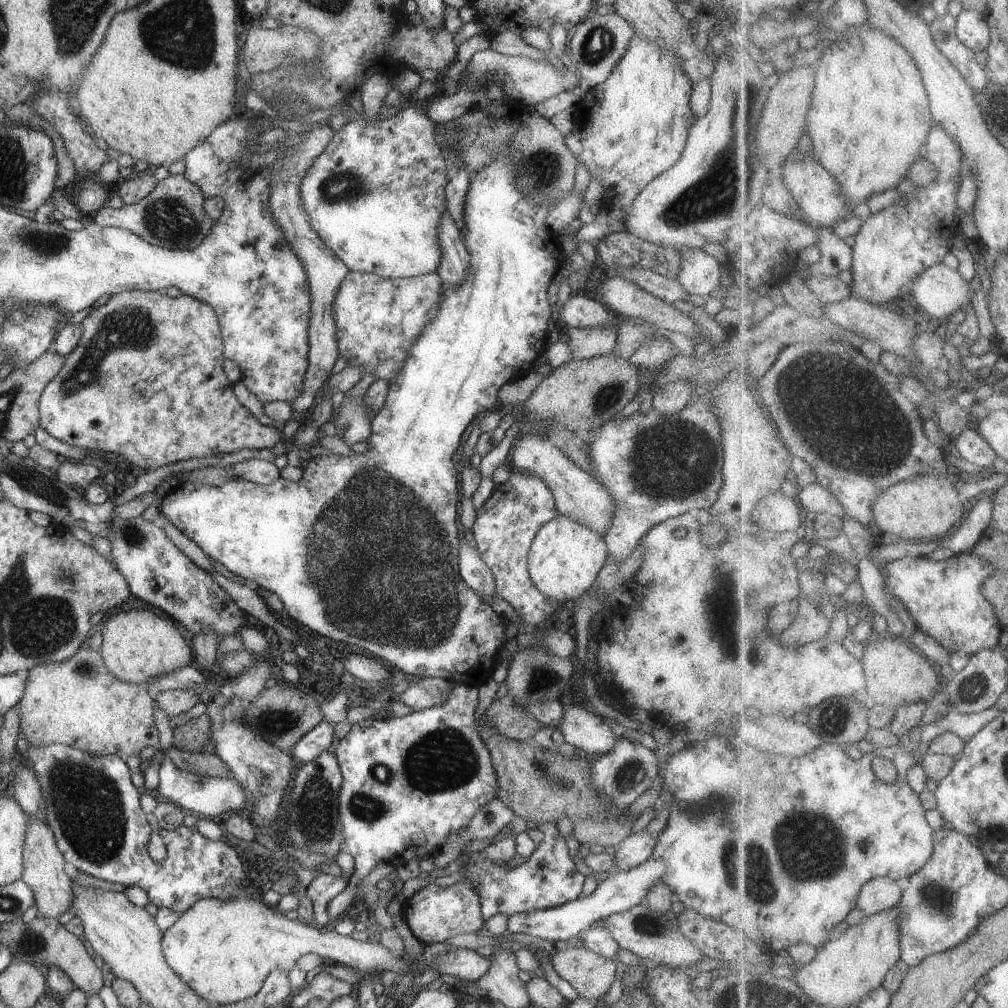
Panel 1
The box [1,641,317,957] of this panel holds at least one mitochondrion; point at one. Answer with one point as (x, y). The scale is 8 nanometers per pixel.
(92, 818)

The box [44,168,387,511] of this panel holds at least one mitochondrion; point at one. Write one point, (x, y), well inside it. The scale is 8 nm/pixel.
(133, 328)

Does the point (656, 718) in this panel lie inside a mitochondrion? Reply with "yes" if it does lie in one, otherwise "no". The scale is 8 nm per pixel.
no

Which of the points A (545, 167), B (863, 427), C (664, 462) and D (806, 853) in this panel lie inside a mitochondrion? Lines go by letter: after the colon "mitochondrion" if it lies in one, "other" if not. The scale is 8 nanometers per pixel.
A: mitochondrion
B: mitochondrion
C: mitochondrion
D: mitochondrion

